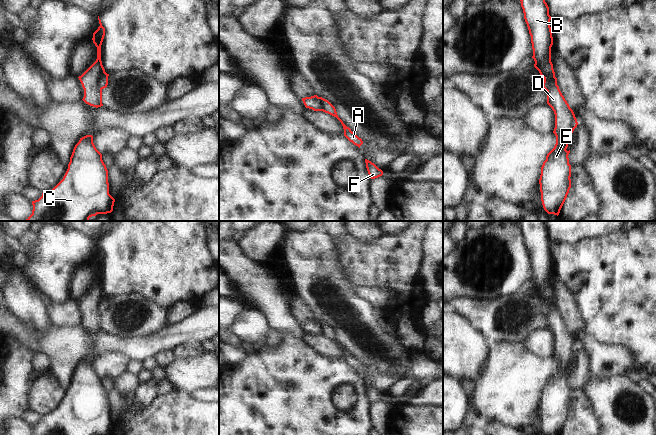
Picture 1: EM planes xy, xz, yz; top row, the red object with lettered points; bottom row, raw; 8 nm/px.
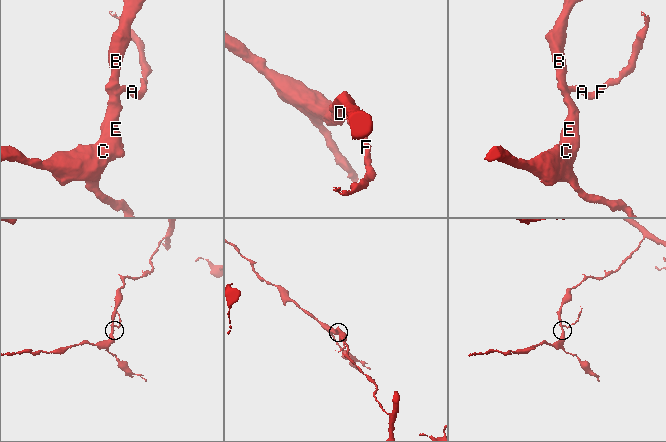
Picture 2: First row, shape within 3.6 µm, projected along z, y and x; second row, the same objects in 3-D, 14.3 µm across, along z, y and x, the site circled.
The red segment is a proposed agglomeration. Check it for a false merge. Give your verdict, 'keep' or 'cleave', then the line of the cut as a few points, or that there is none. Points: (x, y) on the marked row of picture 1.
cleave | xy (105, 72), (98, 79), (98, 87), (100, 89)

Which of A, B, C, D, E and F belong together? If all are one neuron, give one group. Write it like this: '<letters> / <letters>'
A F / B C D E

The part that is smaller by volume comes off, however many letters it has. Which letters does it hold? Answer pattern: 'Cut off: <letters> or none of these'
Cut off: A, F

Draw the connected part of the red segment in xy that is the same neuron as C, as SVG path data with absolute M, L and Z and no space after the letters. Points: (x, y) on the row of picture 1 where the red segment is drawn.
M93 136L80 138L75 145L63 179L50 191L32 201L32 214L25 221L89 221L97 214L113 211L115 199L109 194L108 170L102 154L93 143Z

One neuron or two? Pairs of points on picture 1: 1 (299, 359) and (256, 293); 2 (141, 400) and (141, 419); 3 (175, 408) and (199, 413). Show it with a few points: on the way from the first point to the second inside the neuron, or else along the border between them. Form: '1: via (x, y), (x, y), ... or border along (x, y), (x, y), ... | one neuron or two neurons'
1: border along (282, 334), (292, 333), (303, 338) | two neurons
2: border along (159, 395), (143, 409), (130, 409) | two neurons
3: via (181, 413), (193, 413) | one neuron

